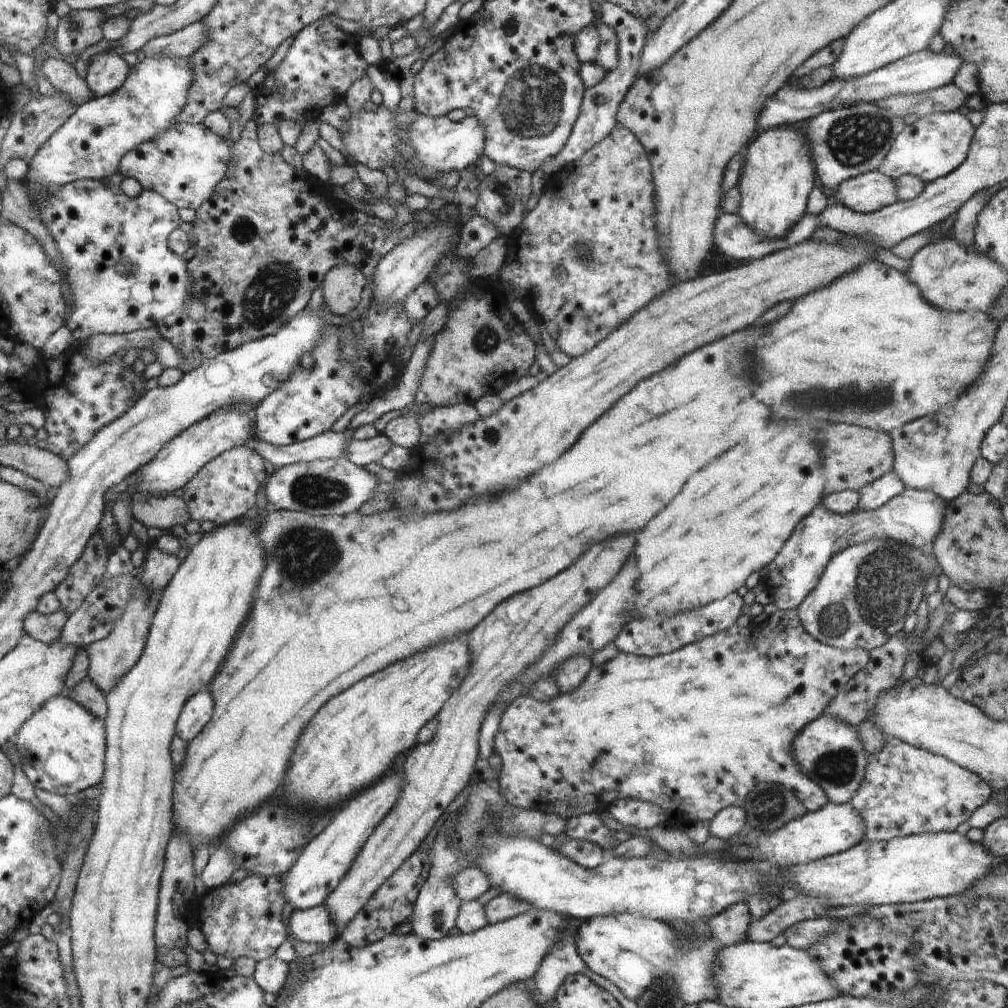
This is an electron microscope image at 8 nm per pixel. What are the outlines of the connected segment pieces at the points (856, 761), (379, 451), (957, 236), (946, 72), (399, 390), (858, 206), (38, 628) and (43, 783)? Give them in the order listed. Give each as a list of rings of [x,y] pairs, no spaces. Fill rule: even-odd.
[[[826,714],[806,725],[794,740],[796,762],[800,764],[806,776],[822,786],[829,802],[833,803],[849,803],[854,798],[865,778],[869,755],[858,741],[857,732],[853,727]]]
[[[384,434],[363,441],[352,438],[346,447],[347,459],[363,467],[368,463],[378,463],[392,445],[393,442]]]
[[[986,191],[974,194],[969,201],[966,201],[958,210],[954,224],[952,225],[952,237],[962,246],[975,244],[975,230],[977,218],[991,196]]]
[[[928,48],[922,52],[909,54],[861,77],[847,79],[834,77],[819,87],[801,87],[792,82],[783,84],[778,89],[778,94],[774,98],[770,98],[768,106],[762,110],[758,128],[760,131],[765,131],[781,125],[794,124],[800,120],[804,122],[804,120],[813,119],[826,111],[833,111],[861,102],[876,103],[889,96],[928,93],[953,82],[953,78],[963,62],[964,60],[956,54],[954,56],[944,52],[936,54]]]
[[[438,333],[426,335],[420,339],[414,347],[413,353],[405,365],[405,371],[399,378],[399,383],[394,385],[386,394],[378,394],[370,398],[366,410],[354,415],[349,423],[352,430],[362,425],[372,425],[382,414],[390,410],[403,410],[408,404],[415,402],[424,371],[435,347],[435,336],[437,344]]]
[[[878,170],[844,181],[834,197],[836,201],[859,213],[873,213],[884,209],[899,198],[896,182]]]
[[[64,609],[51,615],[34,611],[26,618],[25,627],[30,636],[52,644],[63,640],[64,629],[69,618],[70,615]]]
[[[62,694],[48,701],[22,727],[15,744],[25,774],[33,786],[59,795],[80,794],[105,776],[105,722],[86,710],[77,700]]]

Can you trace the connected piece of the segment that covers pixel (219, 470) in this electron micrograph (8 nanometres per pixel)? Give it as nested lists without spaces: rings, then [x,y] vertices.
[[[246,444],[227,450],[213,458],[183,486],[182,498],[186,503],[192,520],[202,523],[210,520],[214,525],[225,525],[244,514],[256,504],[256,493],[260,486],[266,484],[271,468],[266,461]]]

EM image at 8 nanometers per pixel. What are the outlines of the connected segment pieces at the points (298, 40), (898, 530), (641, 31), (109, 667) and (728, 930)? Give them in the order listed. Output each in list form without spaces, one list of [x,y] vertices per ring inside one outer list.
[[[318,19],[294,37],[286,57],[278,68],[268,72],[265,80],[269,81],[269,73],[272,73],[278,96],[266,96],[266,102],[256,96],[253,117],[256,122],[270,123],[278,128],[281,120],[305,123],[306,120],[319,118],[322,108],[344,101],[353,82],[365,76],[368,64],[356,50],[359,45],[356,35],[342,32],[338,25],[336,28],[334,25],[329,19]]]
[[[905,489],[874,510],[856,508],[852,512],[840,514],[828,510],[822,504],[818,505],[814,514],[810,514],[810,518],[806,518],[806,522],[794,530],[794,538],[786,542],[786,550],[782,550],[782,554],[777,554],[778,558],[767,565],[767,590],[774,597],[774,604],[782,610],[796,609],[816,588],[830,560],[854,545],[874,539],[890,539],[921,548],[926,555],[932,554],[934,541],[944,528],[948,506],[949,502],[941,495],[931,490],[914,489]]]
[[[602,1],[600,4],[601,21],[617,32],[618,46],[620,47],[620,61],[616,68],[606,74],[606,77],[598,82],[597,85],[585,89],[584,102],[581,105],[581,114],[573,126],[572,136],[566,141],[565,148],[554,158],[546,160],[541,166],[544,176],[548,181],[559,172],[560,168],[566,163],[574,162],[580,158],[589,148],[604,140],[618,124],[617,112],[620,103],[625,99],[628,89],[640,75],[640,65],[642,49],[648,39],[648,30],[644,23],[637,20],[633,14],[626,12],[621,6],[615,5],[610,1]]]
[[[138,580],[135,585],[134,597],[130,600],[128,609],[114,623],[109,636],[84,648],[89,655],[88,677],[104,694],[109,693],[117,685],[117,682],[141,660],[145,646],[148,644],[149,626],[152,624],[151,619],[157,608],[158,598],[160,598],[160,593],[154,597],[141,586]]]
[[[744,901],[737,902],[707,921],[707,930],[721,946],[746,940],[746,932],[749,932],[750,926],[750,911]]]

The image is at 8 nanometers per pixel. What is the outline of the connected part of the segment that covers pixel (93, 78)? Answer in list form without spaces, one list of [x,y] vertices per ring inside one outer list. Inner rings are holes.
[[[114,50],[95,54],[87,60],[85,81],[96,97],[114,92],[123,86],[131,66]]]

